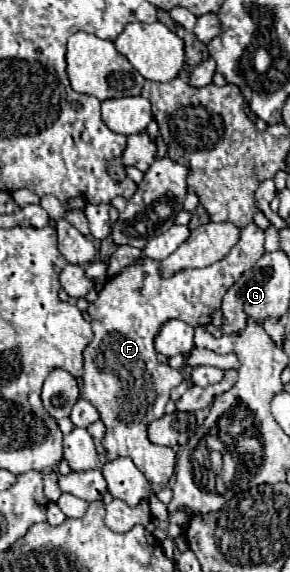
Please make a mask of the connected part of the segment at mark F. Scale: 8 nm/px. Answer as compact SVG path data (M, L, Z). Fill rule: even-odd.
M249 223L243 233L239 243L229 251L227 257L221 261L203 267L203 269L181 269L171 277L161 275L159 261L155 259L137 259L135 263L127 265L119 275L107 279L105 287L99 291L99 297L89 303L87 313L93 317L91 327L93 327L93 339L83 351L83 381L81 381L81 397L93 403L93 407L99 411L101 421L105 423L105 436L103 439L103 449L105 449L108 460L117 457L130 457L141 469L141 473L149 479L153 485L167 485L171 475L175 473L176 453L170 447L157 447L148 440L147 425L153 419L159 419L165 415L165 405L169 401L169 393L173 387L177 387L183 381L181 371L163 365L157 361L157 353L153 349L153 337L159 333L159 327L171 319L179 317L182 321L189 323L191 327L205 327L211 323L211 315L221 307L221 299L225 291L247 271L251 269L257 259L265 253L263 249L263 239L265 231L257 227L255 223Z

